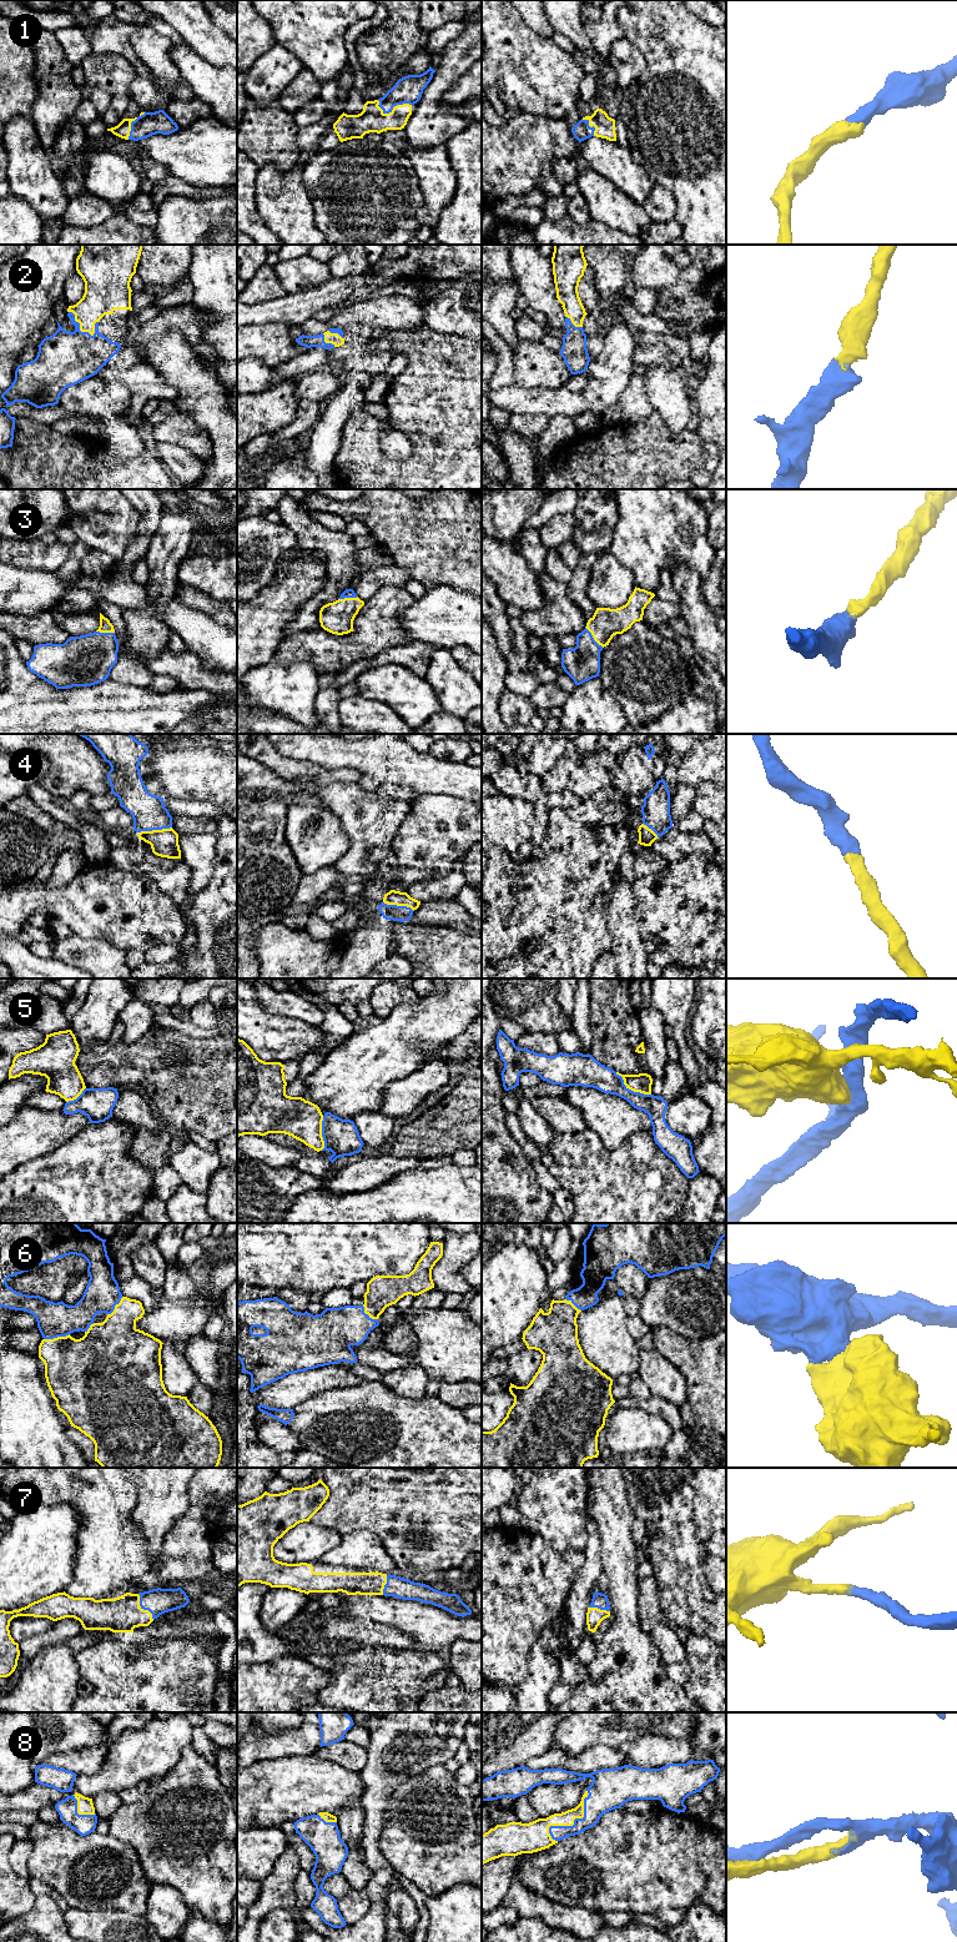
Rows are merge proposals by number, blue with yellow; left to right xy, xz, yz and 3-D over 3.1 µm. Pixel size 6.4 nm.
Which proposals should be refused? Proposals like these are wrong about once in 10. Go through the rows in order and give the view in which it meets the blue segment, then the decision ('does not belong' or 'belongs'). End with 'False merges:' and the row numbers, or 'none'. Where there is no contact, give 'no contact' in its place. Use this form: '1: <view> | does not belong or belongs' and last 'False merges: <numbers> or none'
1: xz | belongs
2: xy | belongs
3: yz | belongs
4: xy | belongs
5: yz | does not belong
6: xy | belongs
7: xy | belongs
8: yz | belongs
False merges: 5

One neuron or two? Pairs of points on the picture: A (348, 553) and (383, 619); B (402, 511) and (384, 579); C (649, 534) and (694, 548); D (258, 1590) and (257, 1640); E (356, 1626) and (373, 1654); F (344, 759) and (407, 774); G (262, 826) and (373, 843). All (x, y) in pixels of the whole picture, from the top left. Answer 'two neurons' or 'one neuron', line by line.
A: two neurons
B: two neurons
C: one neuron
D: one neuron
E: two neurons
F: one neuron
G: two neurons

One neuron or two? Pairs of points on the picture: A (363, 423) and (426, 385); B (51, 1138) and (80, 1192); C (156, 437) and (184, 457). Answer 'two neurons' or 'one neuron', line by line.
A: one neuron
B: two neurons
C: two neurons

